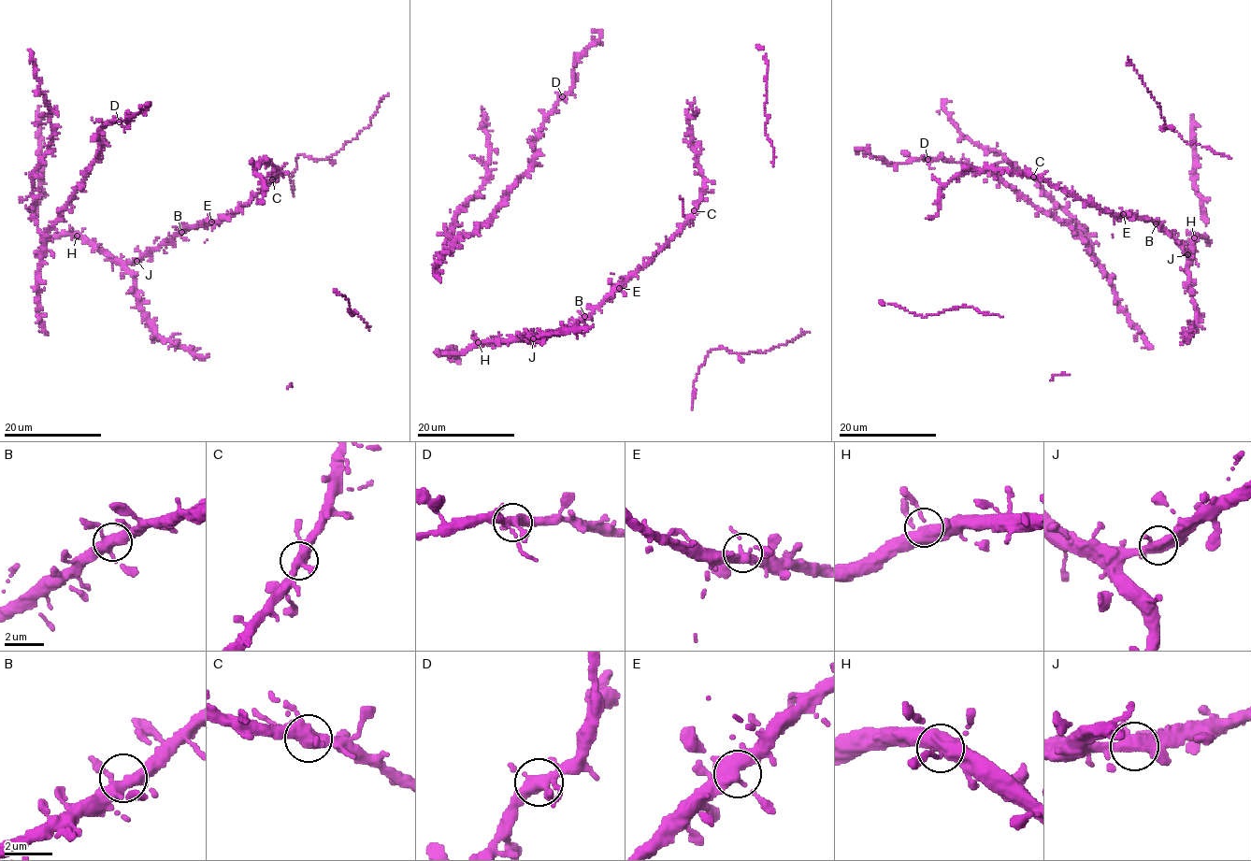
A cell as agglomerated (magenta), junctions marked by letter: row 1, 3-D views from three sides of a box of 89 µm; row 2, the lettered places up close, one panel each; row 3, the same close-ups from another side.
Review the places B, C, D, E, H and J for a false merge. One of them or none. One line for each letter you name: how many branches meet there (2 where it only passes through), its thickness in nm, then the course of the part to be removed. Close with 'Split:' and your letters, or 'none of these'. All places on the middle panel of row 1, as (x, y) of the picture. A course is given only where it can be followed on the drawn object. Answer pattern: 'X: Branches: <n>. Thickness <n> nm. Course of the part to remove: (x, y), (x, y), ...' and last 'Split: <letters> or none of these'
Split: none of these

